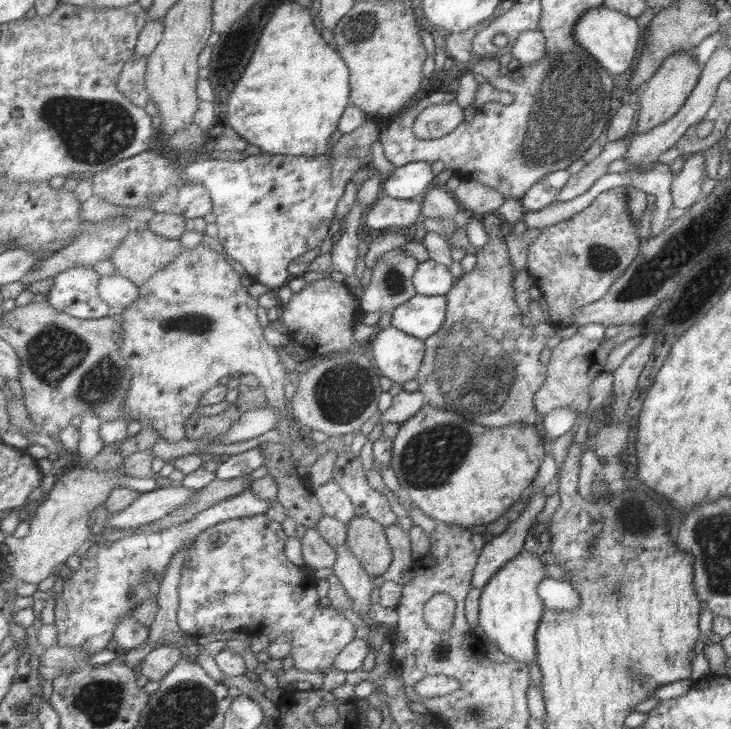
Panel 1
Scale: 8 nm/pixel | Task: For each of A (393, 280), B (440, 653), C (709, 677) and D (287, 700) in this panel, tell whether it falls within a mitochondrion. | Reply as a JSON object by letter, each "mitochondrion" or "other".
{"A":"mitochondrion","B":"mitochondrion","C":"other","D":"other"}

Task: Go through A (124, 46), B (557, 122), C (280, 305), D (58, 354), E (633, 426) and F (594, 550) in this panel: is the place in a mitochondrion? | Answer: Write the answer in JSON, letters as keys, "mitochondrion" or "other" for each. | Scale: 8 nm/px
{"A":"other","B":"mitochondrion","C":"other","D":"mitochondrion","E":"other","F":"other"}

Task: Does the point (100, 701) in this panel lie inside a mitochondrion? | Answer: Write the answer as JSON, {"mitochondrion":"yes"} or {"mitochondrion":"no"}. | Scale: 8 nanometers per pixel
{"mitochondrion":"yes"}

